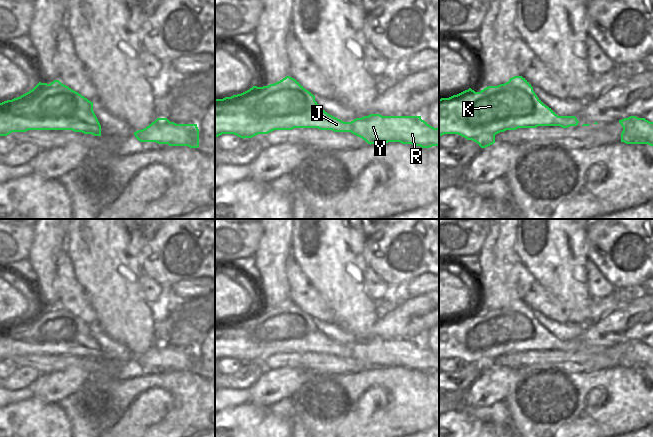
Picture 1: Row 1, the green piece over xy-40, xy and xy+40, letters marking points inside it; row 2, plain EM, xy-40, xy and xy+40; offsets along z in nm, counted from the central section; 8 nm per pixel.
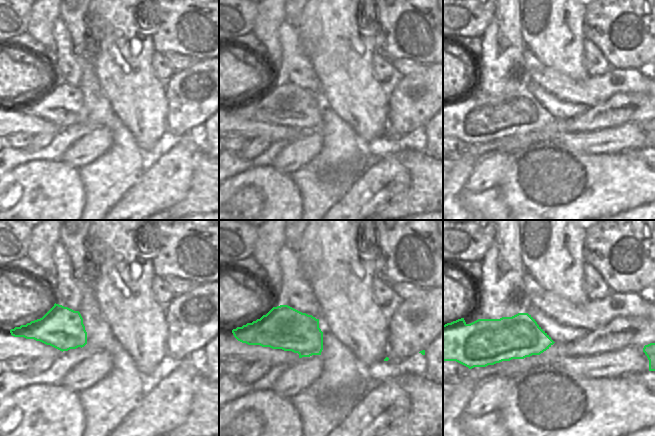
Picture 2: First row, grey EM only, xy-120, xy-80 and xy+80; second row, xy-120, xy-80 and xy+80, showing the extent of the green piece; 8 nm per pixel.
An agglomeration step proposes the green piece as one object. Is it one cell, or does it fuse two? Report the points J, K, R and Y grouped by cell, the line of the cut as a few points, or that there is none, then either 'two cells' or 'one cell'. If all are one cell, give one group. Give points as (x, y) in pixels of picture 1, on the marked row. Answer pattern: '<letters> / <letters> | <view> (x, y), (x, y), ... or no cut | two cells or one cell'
J K R Y | no cut | one cell

